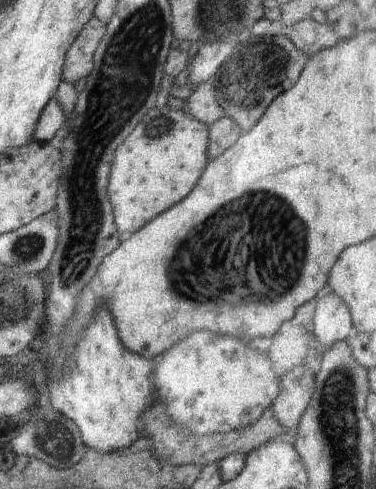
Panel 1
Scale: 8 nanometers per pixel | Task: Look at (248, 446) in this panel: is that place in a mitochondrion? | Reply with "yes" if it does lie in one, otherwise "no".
no

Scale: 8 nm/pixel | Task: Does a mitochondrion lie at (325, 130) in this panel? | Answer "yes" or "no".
no

